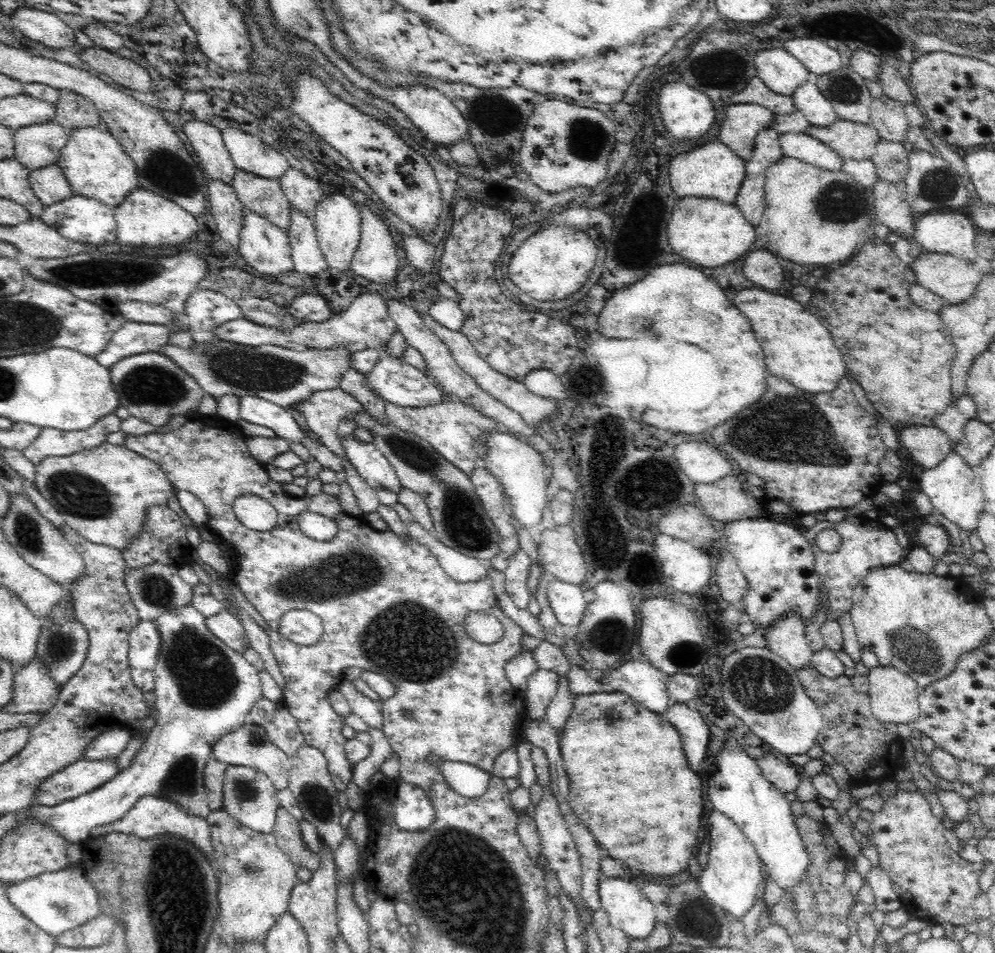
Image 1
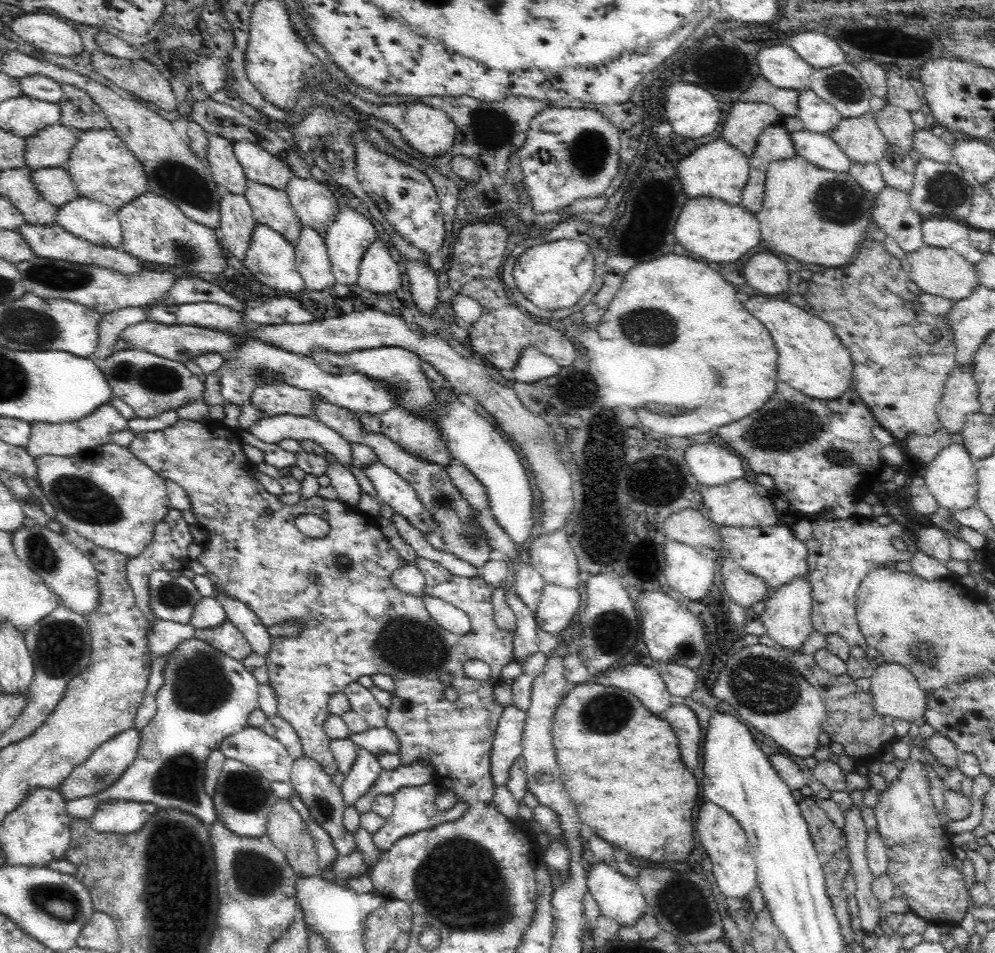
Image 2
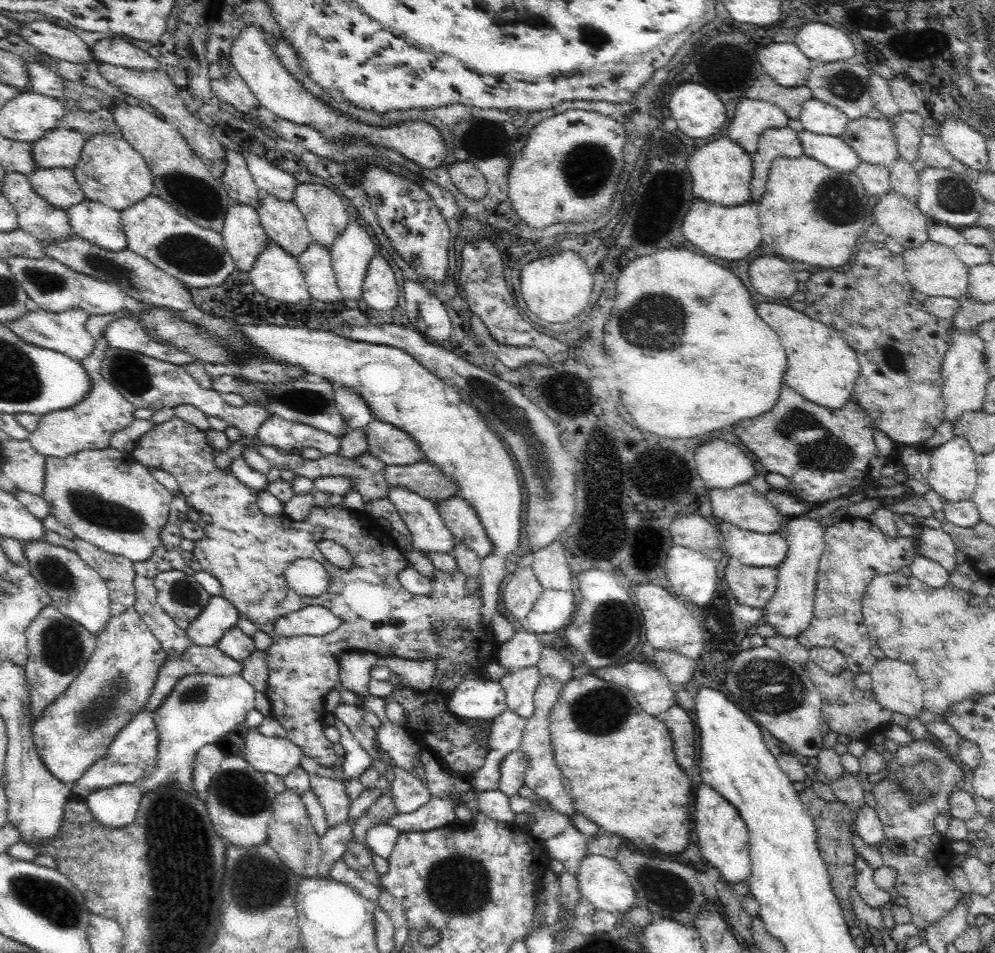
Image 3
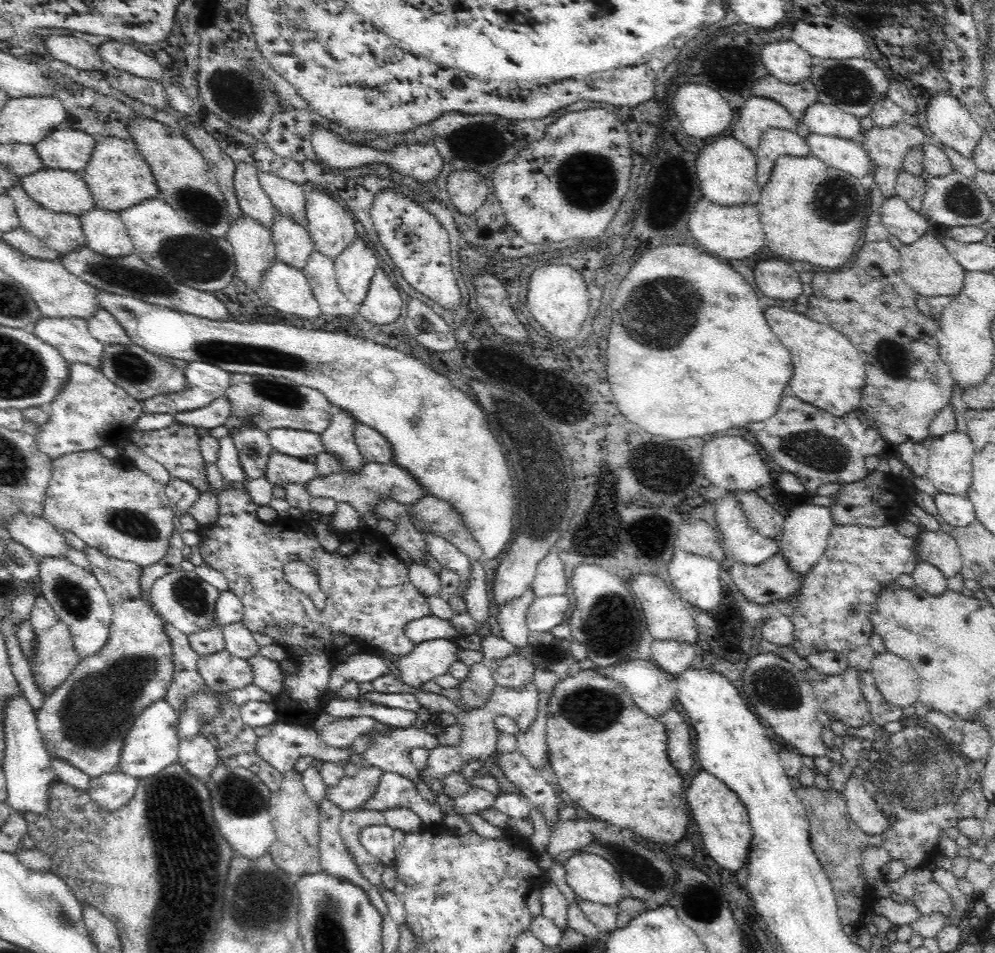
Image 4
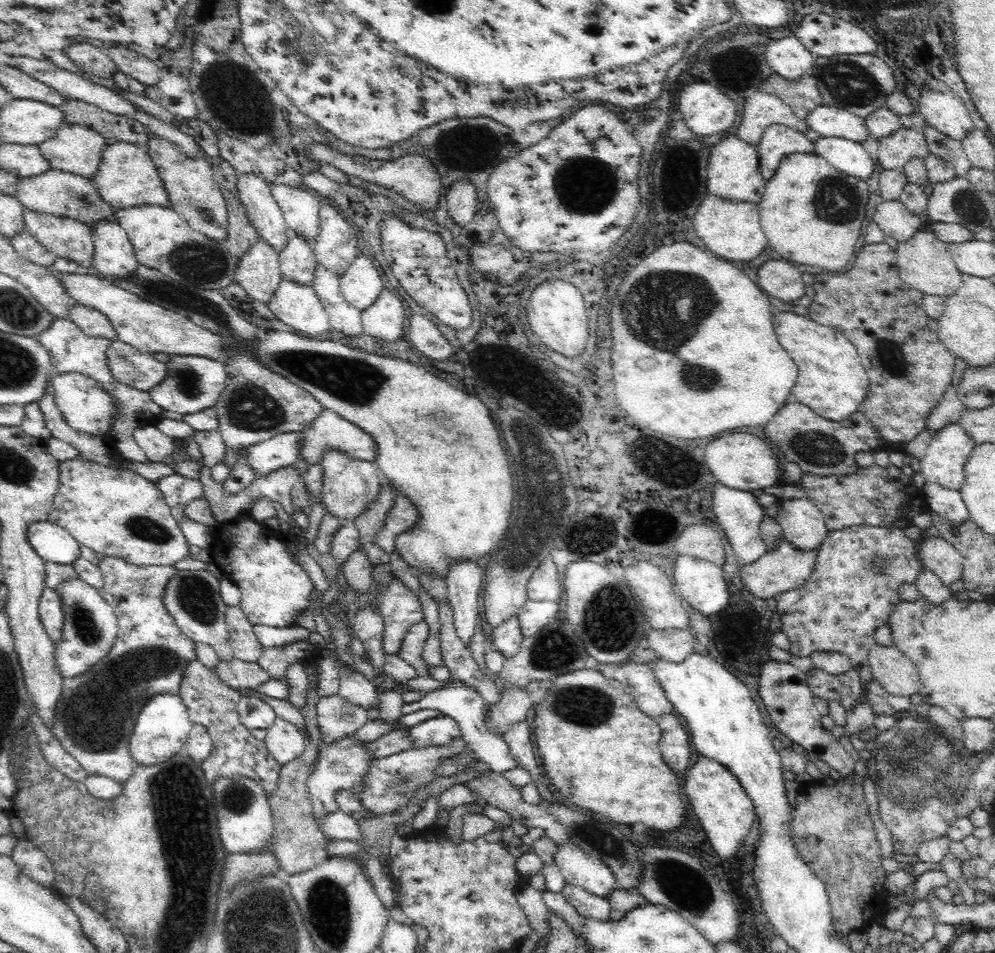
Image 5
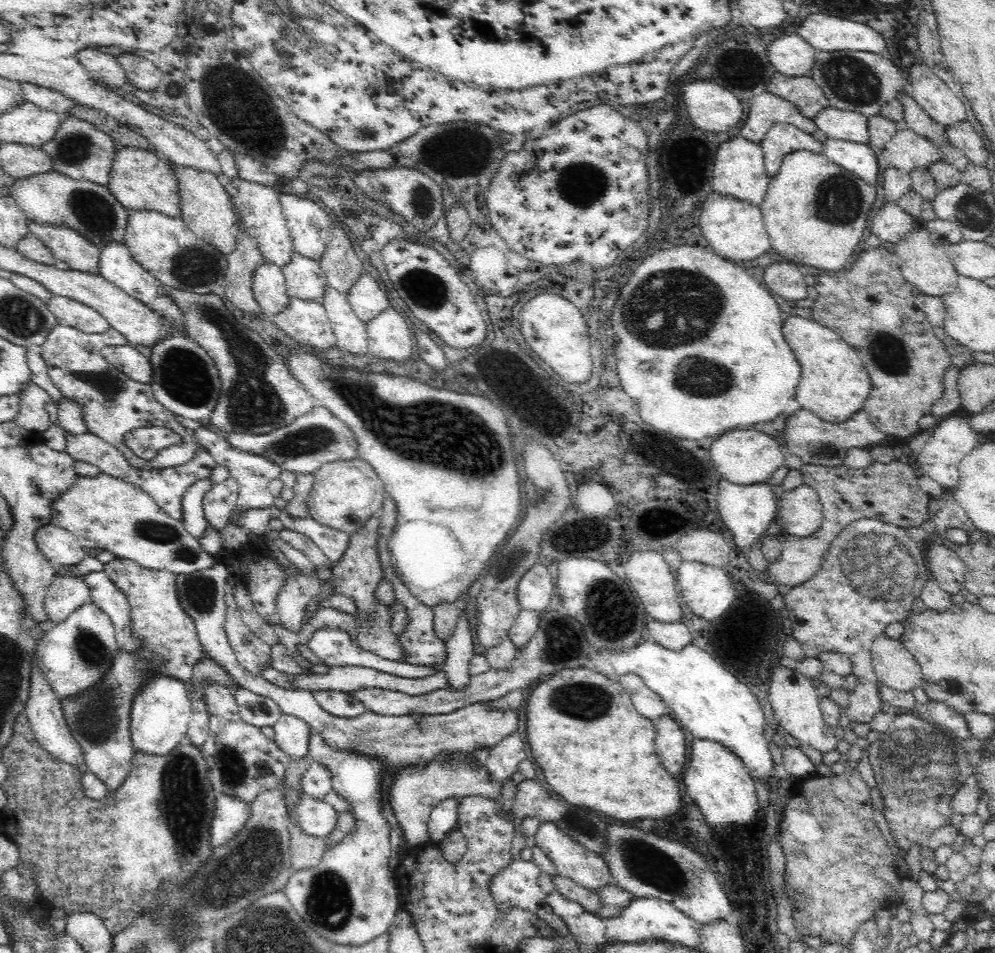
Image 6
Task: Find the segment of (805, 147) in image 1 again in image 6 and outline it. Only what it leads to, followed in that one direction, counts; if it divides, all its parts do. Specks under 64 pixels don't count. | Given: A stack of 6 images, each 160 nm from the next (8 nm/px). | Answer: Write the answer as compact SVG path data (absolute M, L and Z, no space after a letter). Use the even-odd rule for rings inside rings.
M827 138L823 142L823 152L838 166L857 174L871 185L878 182L878 159L874 148L868 143Z

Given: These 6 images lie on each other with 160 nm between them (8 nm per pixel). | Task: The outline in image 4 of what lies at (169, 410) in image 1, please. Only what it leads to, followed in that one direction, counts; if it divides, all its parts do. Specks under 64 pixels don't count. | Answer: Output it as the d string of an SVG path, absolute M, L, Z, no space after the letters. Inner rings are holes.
M106 345L103 350L100 373L137 401L145 401L156 394L168 394L184 388L184 368L162 361L159 355L130 345ZM243 426L233 432L238 460L246 481L266 475L266 466L273 450L268 435L252 426Z

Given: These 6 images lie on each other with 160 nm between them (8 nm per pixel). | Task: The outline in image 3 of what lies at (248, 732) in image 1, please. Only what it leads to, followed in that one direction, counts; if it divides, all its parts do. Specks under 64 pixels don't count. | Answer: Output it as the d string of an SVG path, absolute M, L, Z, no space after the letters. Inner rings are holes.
M256 728L250 729L246 736L245 758L260 773L288 776L306 757L304 751L287 737L266 737Z

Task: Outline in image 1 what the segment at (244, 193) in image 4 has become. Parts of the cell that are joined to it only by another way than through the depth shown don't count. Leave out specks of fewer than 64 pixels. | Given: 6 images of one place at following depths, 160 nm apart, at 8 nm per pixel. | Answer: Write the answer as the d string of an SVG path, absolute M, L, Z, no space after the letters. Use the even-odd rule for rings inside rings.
M202 121L183 124L184 132L198 156L199 166L210 180L219 180L234 188L234 177L238 168L226 148L218 128Z

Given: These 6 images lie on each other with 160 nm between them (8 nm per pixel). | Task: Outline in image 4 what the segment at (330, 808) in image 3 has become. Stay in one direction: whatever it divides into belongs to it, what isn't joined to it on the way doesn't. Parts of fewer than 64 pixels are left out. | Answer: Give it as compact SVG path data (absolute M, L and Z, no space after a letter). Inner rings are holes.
M377 766L359 768L354 776L342 777L335 787L328 787L327 797L343 812L362 809L377 791L382 775L386 772Z

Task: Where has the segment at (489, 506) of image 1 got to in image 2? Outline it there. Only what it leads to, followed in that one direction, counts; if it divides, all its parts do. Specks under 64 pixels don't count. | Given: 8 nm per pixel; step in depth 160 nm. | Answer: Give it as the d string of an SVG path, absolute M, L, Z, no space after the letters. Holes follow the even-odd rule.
M452 460L448 466L442 466L442 469L446 471L448 479L452 481L454 487L460 491L461 496L472 509L482 511L488 509L489 503L484 494L484 487L464 465Z

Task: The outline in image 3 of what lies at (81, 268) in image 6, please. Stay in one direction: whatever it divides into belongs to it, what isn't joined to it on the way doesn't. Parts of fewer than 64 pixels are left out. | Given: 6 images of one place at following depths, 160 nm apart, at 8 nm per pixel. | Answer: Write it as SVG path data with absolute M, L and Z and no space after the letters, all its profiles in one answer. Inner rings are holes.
M17 172L5 173L4 186L1 195L3 195L12 204L12 207L17 213L19 228L24 230L26 233L37 237L43 243L53 243L72 238L74 229L72 229L72 225L70 225L68 212L48 205L48 202L45 202L31 188L27 175Z

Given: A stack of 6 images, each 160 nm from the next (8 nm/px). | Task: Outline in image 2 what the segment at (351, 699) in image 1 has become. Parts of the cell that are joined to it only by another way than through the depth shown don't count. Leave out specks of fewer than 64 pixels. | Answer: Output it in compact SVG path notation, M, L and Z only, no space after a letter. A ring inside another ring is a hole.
M355 681L346 686L344 694L352 706L351 710L362 716L370 728L386 726L386 713L370 689Z

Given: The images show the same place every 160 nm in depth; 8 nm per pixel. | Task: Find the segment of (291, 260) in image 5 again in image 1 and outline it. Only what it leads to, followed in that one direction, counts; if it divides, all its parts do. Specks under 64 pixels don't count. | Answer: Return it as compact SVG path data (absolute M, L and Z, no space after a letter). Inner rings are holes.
M240 169L233 179L233 190L247 211L264 217L281 230L288 231L292 224L292 207L278 179L262 178Z

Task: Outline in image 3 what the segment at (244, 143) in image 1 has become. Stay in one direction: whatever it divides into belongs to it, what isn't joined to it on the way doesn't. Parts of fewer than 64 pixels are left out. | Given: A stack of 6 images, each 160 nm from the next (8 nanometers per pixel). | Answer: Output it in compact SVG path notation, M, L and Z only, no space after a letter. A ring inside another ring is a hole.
M255 153L242 155L246 159L252 178L261 193L270 194L283 202L295 202L296 188L299 182L292 175Z

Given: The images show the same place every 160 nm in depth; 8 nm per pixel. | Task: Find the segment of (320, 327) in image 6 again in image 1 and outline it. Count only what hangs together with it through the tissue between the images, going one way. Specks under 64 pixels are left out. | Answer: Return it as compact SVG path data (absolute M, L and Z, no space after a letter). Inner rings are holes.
M246 211L239 253L258 273L278 277L295 271L288 234L264 217Z

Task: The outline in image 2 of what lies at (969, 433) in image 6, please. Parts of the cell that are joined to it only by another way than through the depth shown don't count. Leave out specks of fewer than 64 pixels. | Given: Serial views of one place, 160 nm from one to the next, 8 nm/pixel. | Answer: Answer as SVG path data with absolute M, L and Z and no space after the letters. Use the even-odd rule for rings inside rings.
M950 443L942 448L934 460L927 464L923 476L938 505L942 504L949 510L964 510L977 502L977 471L973 466L970 453L962 443Z

